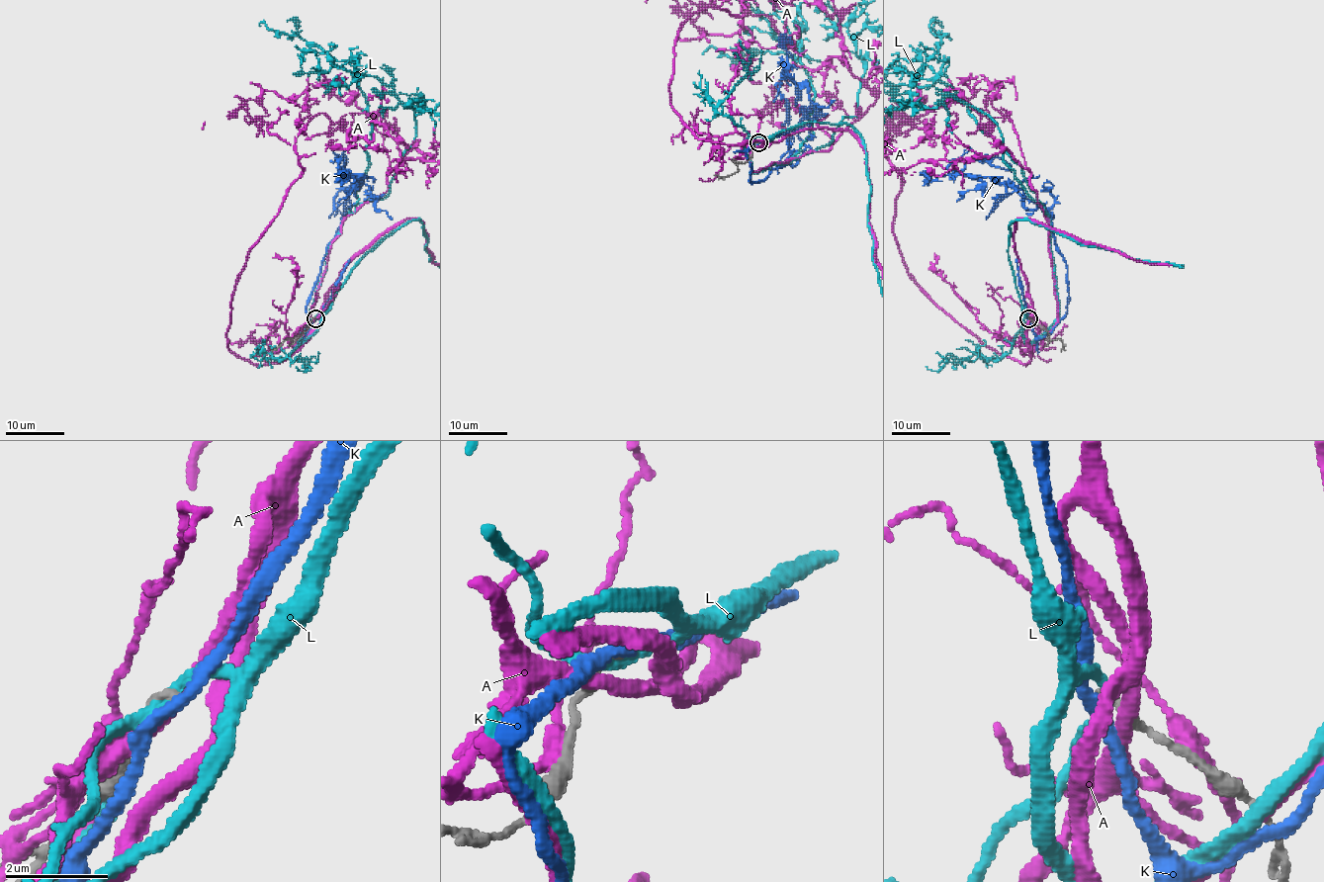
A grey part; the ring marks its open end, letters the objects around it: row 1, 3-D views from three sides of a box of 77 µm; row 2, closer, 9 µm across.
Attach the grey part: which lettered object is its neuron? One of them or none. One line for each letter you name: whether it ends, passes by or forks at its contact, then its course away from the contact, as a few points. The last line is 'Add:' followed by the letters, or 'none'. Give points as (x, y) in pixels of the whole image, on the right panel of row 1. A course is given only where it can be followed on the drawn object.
K: It passes by. Its course: (1028, 317), (1045, 337), (1067, 310), (1067, 266), (1051, 219), (990, 176), (962, 175), (981, 157), (1011, 170)
Add: K

